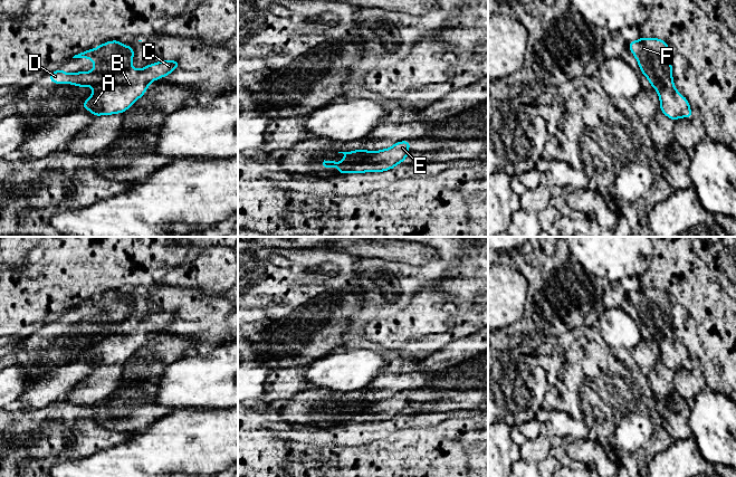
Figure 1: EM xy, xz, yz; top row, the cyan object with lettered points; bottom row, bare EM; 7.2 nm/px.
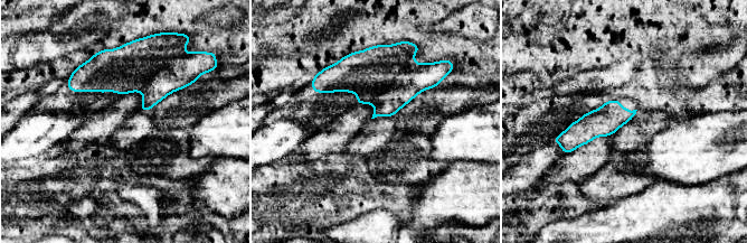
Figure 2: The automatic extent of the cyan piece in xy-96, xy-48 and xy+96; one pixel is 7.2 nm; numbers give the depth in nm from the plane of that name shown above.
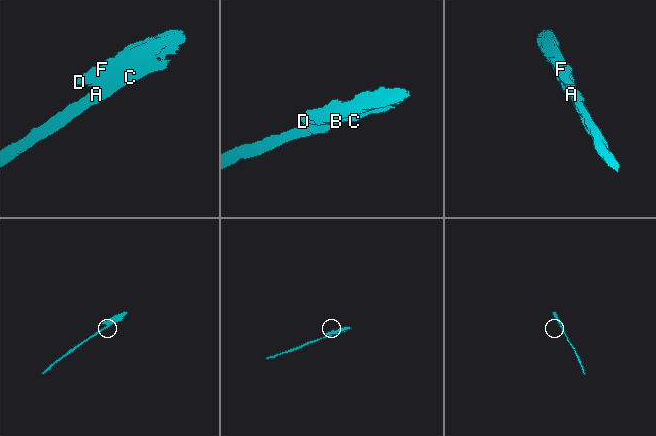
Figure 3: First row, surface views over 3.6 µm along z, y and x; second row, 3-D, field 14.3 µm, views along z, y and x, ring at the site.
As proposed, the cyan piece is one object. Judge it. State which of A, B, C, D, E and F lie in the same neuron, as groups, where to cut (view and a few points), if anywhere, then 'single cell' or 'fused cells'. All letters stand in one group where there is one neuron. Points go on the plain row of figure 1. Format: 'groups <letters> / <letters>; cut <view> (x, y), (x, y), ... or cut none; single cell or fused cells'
groups A B C E F / D; cut xy (91, 322), (97, 325), (107, 325), (114, 332); fused cells

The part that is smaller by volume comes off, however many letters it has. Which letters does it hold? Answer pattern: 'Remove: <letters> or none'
Remove: D

